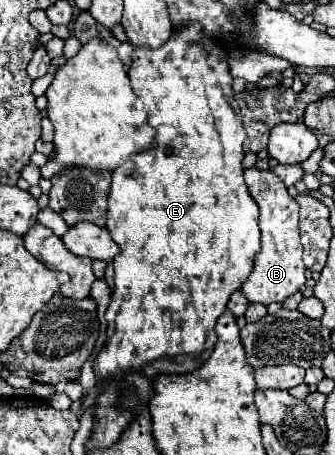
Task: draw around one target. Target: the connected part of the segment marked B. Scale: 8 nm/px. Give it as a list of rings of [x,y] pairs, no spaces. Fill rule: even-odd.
[[[250,167],[244,171],[244,181],[260,209],[258,225],[262,231],[262,247],[254,259],[254,271],[242,285],[242,293],[250,303],[284,303],[306,283],[306,267],[302,263],[302,245],[298,237],[298,203],[288,195],[282,179],[278,179],[272,171]]]

